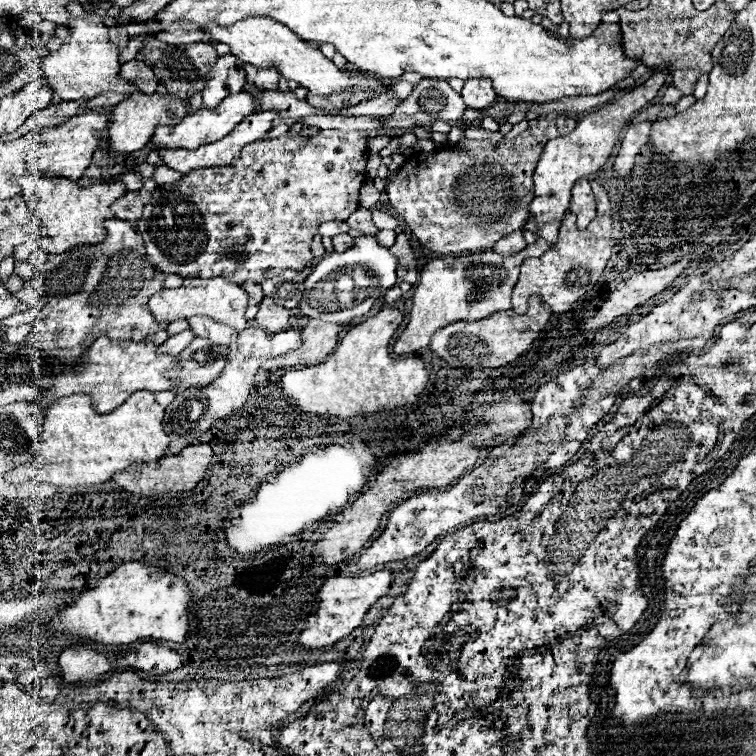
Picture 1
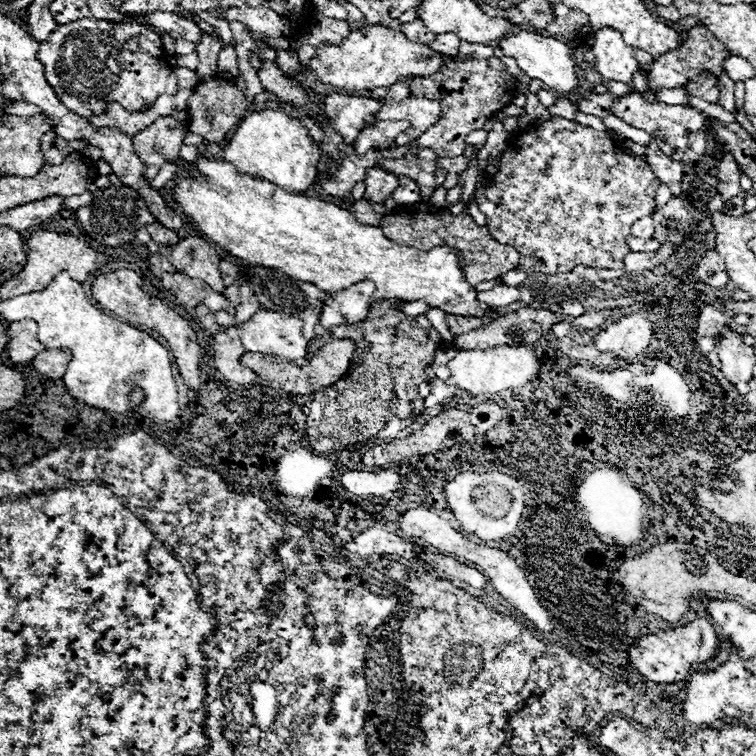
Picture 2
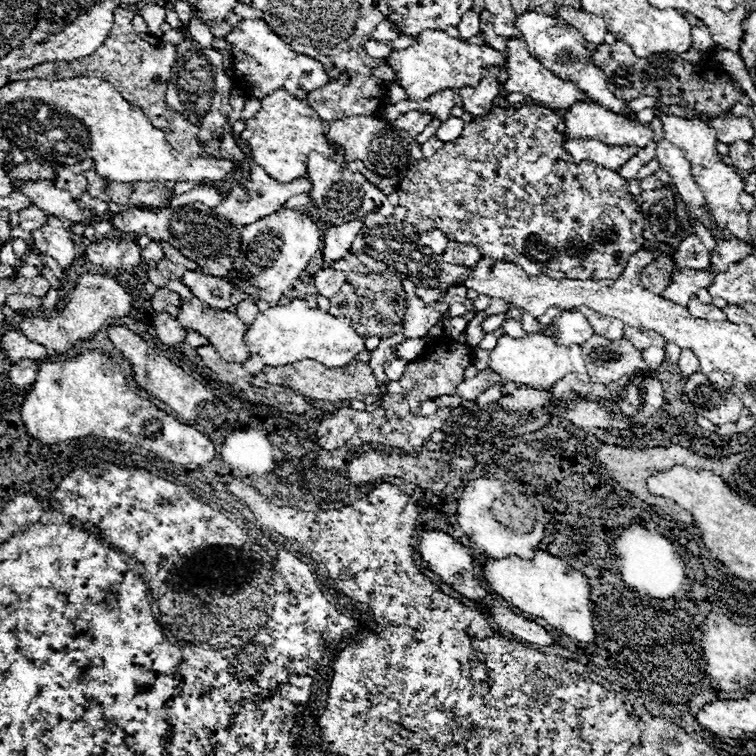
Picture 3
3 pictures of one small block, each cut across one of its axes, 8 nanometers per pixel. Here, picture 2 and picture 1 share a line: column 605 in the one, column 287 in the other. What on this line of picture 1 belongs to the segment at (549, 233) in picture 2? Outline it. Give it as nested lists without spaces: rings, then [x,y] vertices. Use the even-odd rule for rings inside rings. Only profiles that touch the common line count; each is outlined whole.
[[[318,130],[318,134],[314,134],[314,136],[300,136],[300,134],[286,132],[284,136],[262,138],[262,140],[256,140],[252,144],[244,146],[240,158],[236,162],[232,162],[230,166],[216,166],[216,168],[212,166],[212,168],[204,168],[204,170],[192,170],[172,184],[158,184],[150,202],[144,206],[142,218],[136,220],[136,232],[144,238],[148,260],[152,260],[152,266],[156,266],[158,270],[164,270],[166,274],[180,274],[182,278],[216,278],[216,276],[220,276],[220,278],[228,278],[228,282],[236,282],[236,284],[248,282],[248,280],[260,284],[266,278],[274,278],[274,276],[282,274],[286,268],[304,270],[306,266],[310,266],[314,262],[314,254],[312,254],[310,246],[312,246],[312,238],[318,234],[318,226],[328,220],[346,220],[348,214],[352,214],[352,210],[360,208],[358,192],[366,180],[366,160],[370,154],[366,148],[366,138],[368,136],[362,132],[342,132],[342,130]]]

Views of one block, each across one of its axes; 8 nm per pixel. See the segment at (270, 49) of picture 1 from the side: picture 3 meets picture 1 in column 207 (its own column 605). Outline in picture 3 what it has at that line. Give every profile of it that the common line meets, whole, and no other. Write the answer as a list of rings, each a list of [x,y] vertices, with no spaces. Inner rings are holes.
[[[572,6],[558,8],[556,16],[566,20],[570,26],[574,26],[584,36],[586,42],[592,42],[592,44],[602,44],[604,42],[604,36],[608,32],[608,28],[606,28],[606,22],[600,16],[576,10]]]

